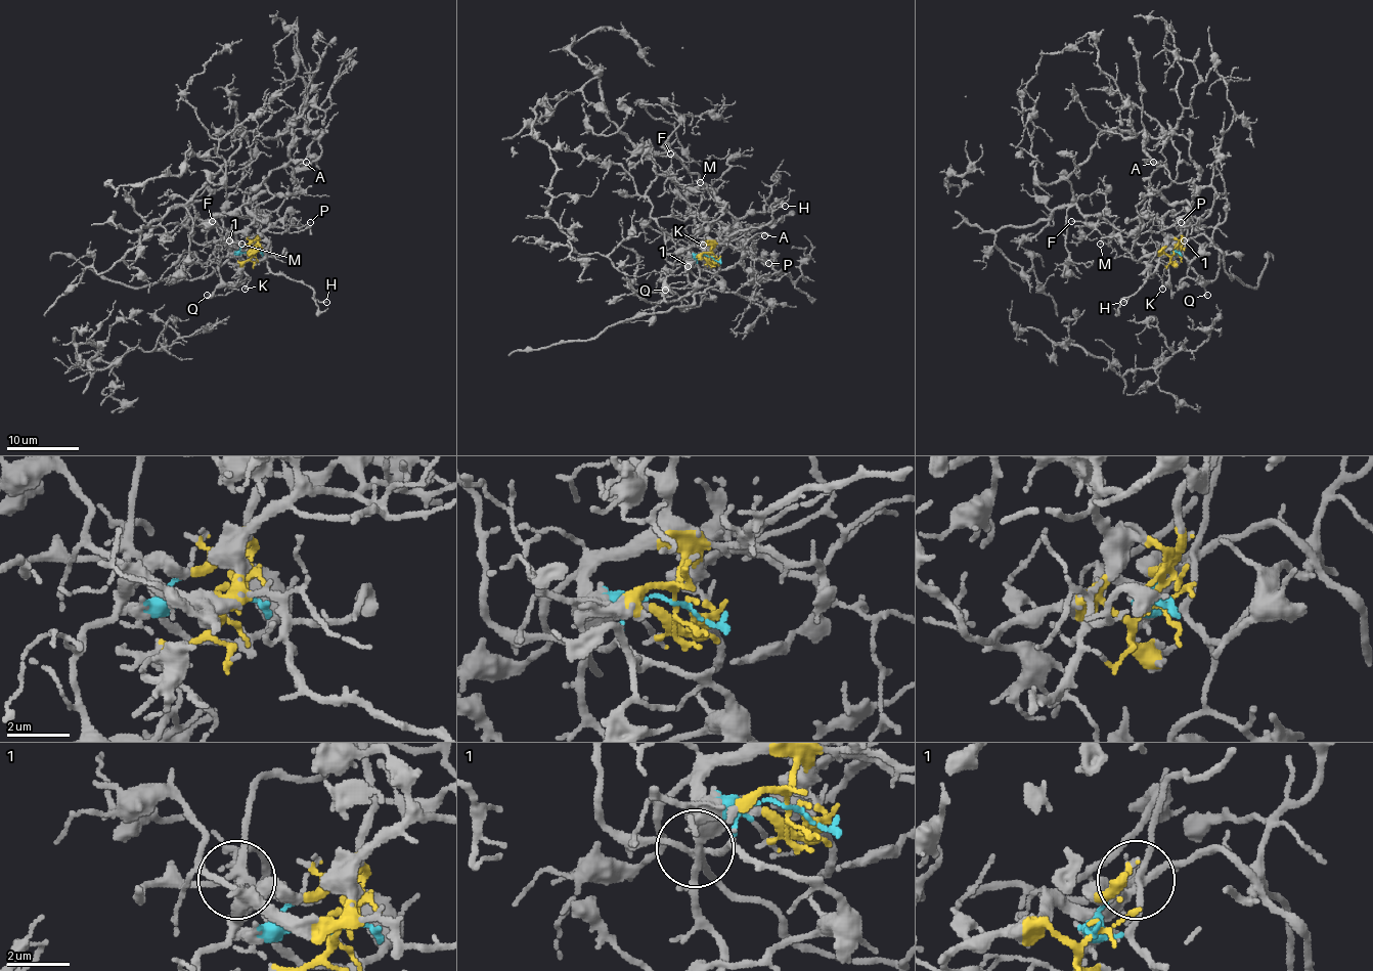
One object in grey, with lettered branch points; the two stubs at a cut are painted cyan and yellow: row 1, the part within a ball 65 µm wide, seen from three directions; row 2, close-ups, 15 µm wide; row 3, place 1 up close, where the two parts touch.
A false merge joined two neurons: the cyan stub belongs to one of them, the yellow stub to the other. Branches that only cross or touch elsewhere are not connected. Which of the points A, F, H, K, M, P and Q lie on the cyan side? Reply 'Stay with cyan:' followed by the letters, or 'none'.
Stay with cyan: F, M, Q

